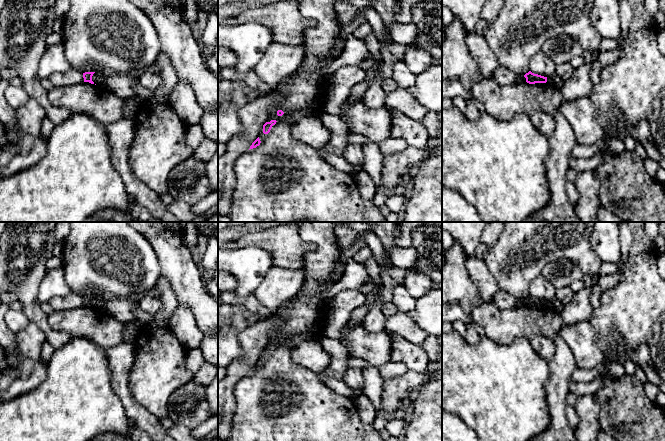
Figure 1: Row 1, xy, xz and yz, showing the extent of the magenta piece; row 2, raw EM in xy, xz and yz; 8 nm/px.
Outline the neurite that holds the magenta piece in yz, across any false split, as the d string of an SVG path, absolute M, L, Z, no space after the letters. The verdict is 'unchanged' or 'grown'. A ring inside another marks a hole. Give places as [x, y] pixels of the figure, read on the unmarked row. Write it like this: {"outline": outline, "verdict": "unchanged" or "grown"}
{"outline": "M531 295L526 297L524 299L524 301L526 302L526 306L529 308L546 307L547 306L547 301L544 301L544 300L541 300L538 298L534 298Z", "verdict": "unchanged"}

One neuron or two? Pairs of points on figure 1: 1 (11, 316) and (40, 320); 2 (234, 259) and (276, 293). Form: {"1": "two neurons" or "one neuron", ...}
{"1": "two neurons", "2": "two neurons"}

